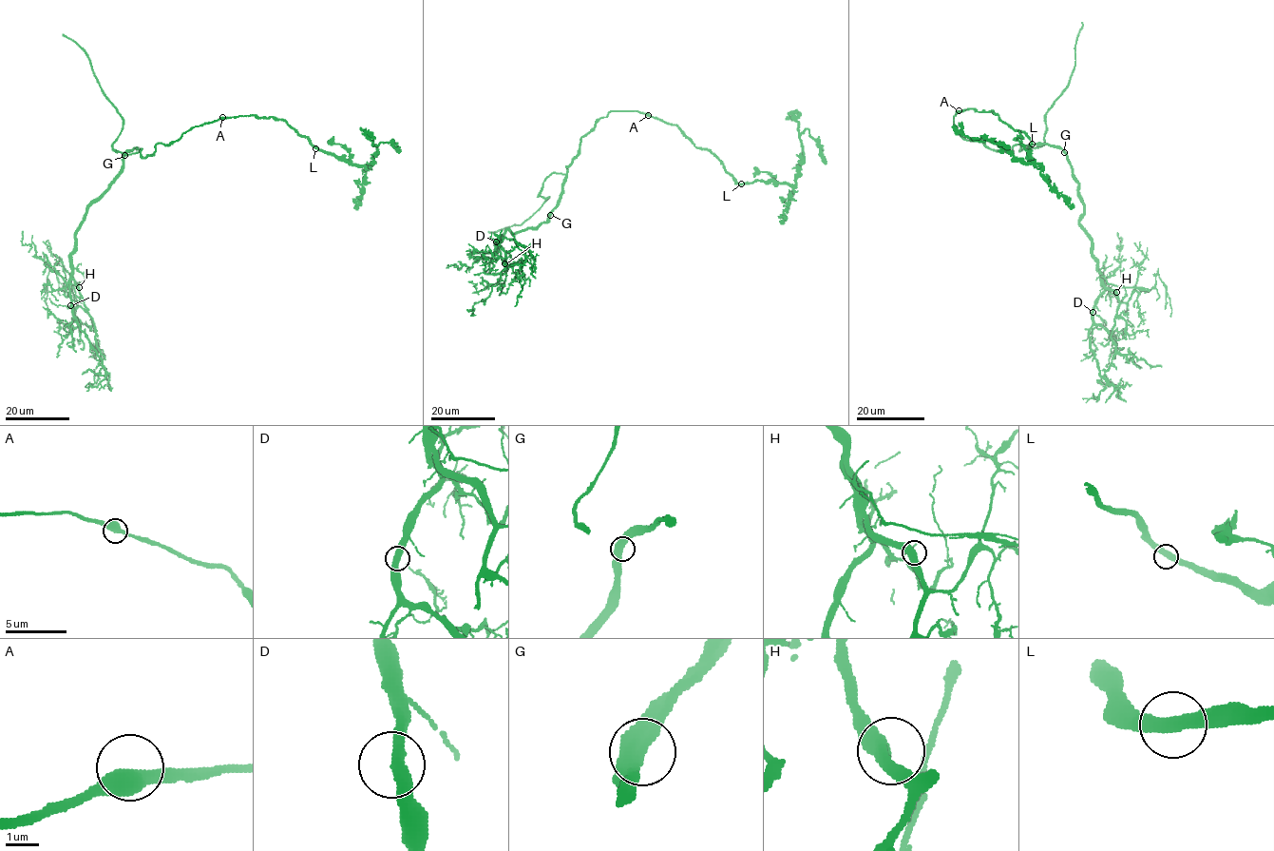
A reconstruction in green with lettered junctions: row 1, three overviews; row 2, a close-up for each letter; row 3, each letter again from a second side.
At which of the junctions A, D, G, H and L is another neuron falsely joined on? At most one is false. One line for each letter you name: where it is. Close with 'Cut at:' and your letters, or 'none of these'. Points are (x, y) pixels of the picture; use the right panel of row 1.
Cut at: none of these

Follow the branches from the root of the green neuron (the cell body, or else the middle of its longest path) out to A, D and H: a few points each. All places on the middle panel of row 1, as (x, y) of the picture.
A: (580, 142), (598, 121), (611, 111), (637, 110), (648, 115)
D: (580, 142), (579, 154), (566, 166), (559, 203), (548, 219), (516, 234), (507, 229), (495, 251), (496, 241)
H: (580, 142), (579, 154), (566, 166), (559, 203), (548, 219), (516, 234), (507, 229), (497, 243), (504, 263)

